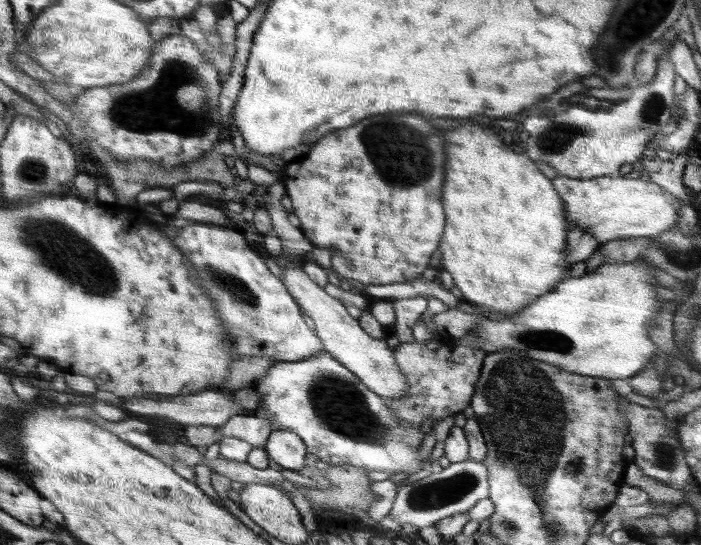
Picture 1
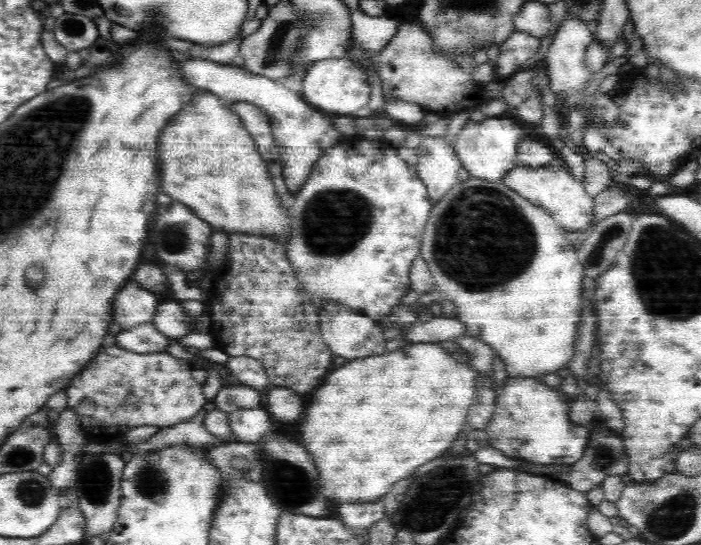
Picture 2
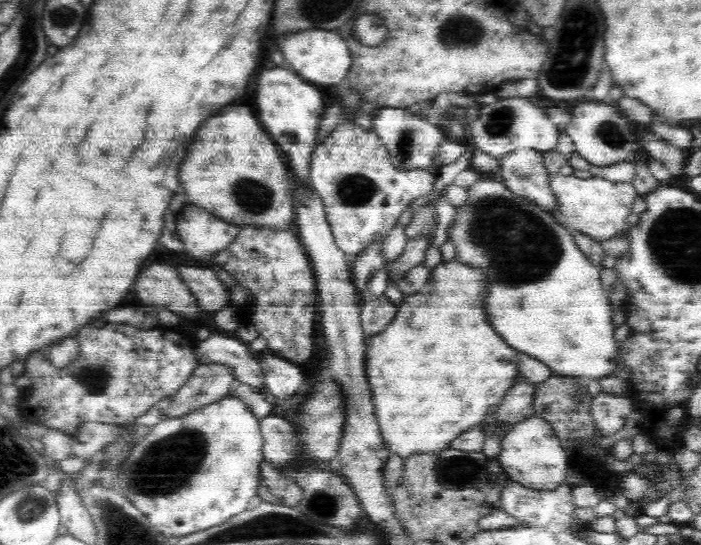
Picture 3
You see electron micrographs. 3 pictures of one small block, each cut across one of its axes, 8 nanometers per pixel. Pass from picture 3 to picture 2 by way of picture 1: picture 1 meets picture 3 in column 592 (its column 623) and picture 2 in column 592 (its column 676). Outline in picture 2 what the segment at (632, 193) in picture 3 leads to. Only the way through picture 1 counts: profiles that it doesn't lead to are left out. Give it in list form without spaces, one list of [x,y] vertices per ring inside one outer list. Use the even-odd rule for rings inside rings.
[[[559,163],[551,167],[522,167],[516,166],[509,170],[504,178],[501,178],[502,184],[515,190],[520,196],[528,199],[532,204],[546,209],[552,218],[564,230],[589,231],[592,228],[594,219],[594,199],[584,188],[583,183],[576,181],[568,168]]]

